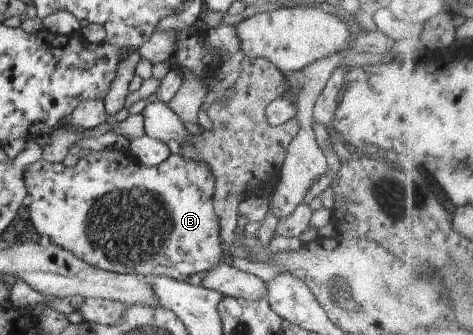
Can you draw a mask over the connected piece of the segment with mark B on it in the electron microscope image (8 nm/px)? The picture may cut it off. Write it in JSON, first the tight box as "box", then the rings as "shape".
{"box":[22,146,222,281],"shape":[[[113,146],[105,148],[103,151],[90,151],[82,159],[78,157],[77,163],[70,168],[62,163],[46,162],[41,158],[23,170],[22,180],[24,181],[27,194],[30,195],[30,205],[27,207],[28,215],[30,216],[28,219],[32,222],[36,232],[39,235],[46,235],[52,244],[64,248],[65,251],[71,252],[77,259],[100,270],[116,274],[141,276],[143,276],[143,273],[163,274],[174,280],[186,281],[189,276],[200,274],[201,272],[204,273],[211,268],[215,268],[222,261],[220,228],[212,207],[214,179],[206,163],[202,163],[202,161],[184,160],[178,154],[170,154],[158,166],[144,166],[138,164],[127,150]]]}

